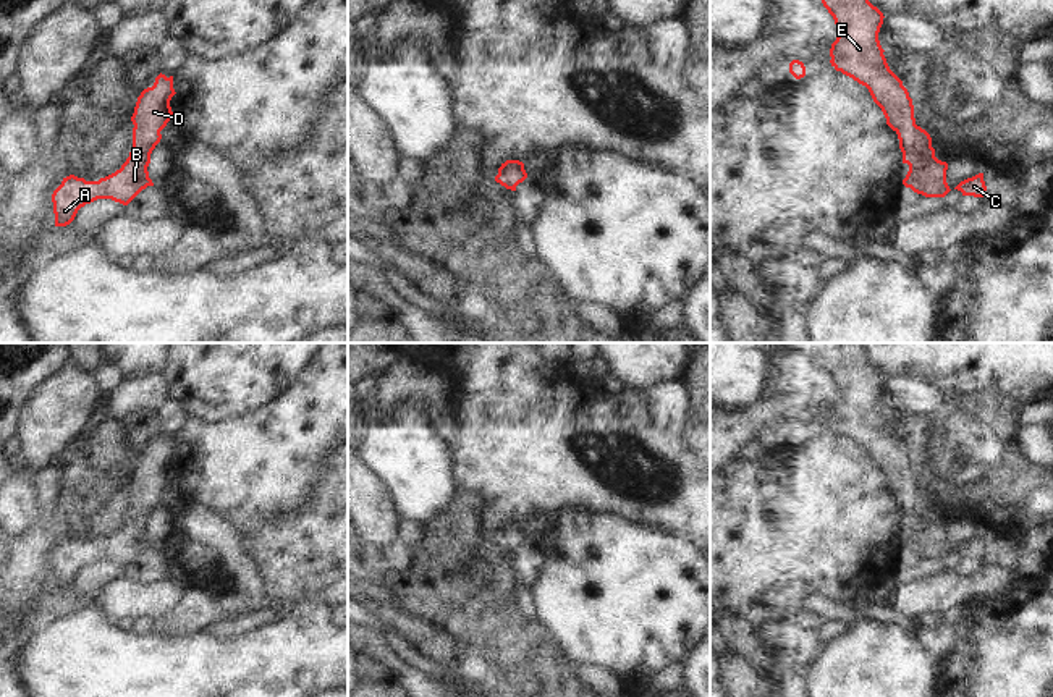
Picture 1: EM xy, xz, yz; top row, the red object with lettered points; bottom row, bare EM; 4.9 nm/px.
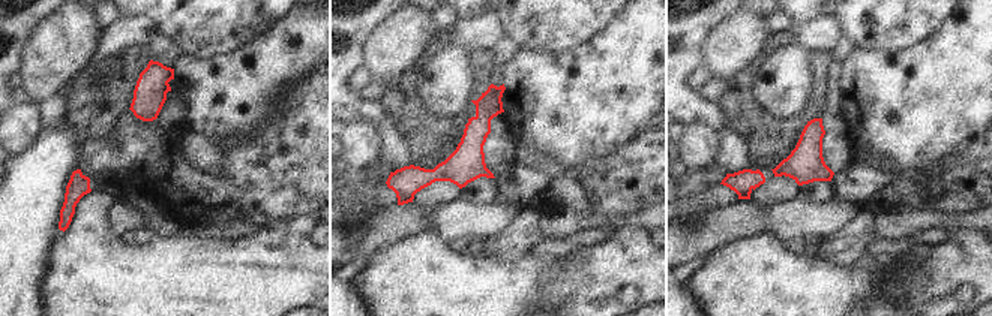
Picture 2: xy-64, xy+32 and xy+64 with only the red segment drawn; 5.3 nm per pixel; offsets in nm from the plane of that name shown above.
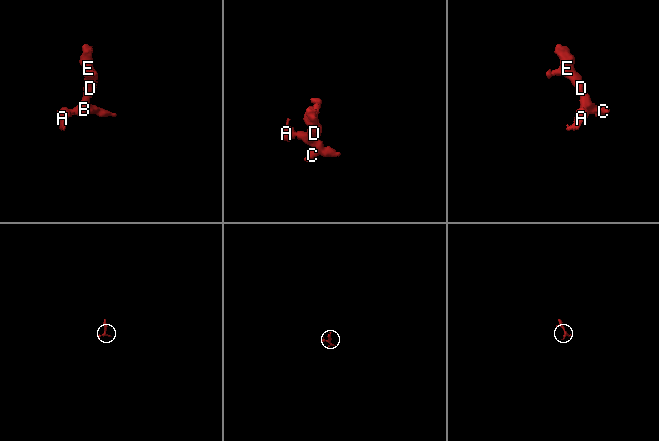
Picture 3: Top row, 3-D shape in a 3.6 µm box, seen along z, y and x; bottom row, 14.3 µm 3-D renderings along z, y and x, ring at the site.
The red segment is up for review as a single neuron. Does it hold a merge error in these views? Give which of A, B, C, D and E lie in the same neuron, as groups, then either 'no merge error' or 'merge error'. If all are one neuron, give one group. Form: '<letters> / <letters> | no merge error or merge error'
A B C D E | no merge error

